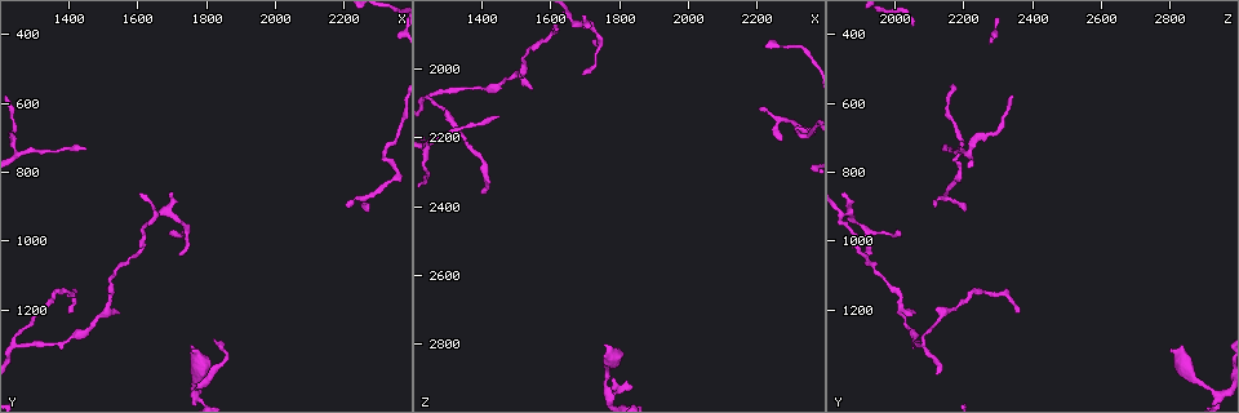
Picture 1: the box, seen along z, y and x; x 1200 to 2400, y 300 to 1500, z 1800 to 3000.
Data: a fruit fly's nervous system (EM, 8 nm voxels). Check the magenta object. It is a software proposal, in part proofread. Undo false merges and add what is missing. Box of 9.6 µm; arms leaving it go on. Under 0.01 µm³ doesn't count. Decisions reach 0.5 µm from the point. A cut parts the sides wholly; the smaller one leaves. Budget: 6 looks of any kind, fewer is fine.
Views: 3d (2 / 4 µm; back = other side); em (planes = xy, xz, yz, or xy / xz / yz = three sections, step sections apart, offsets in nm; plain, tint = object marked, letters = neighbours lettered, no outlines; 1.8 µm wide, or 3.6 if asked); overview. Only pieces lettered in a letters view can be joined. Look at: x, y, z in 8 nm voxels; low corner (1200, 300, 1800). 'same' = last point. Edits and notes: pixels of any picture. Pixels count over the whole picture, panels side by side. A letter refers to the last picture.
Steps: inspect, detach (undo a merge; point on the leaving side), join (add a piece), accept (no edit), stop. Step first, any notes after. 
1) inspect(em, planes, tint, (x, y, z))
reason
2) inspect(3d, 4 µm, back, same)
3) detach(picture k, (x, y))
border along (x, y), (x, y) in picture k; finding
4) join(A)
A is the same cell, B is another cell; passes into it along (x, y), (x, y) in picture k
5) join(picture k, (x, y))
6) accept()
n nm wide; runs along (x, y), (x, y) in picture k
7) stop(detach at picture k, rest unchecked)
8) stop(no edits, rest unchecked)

inspect(em, planes, letters, (1410, 1210, 2360))
end of a long branch

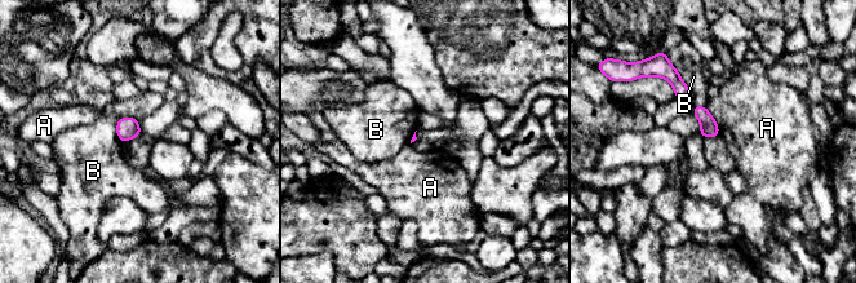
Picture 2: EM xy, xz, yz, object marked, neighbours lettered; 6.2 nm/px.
accept()
B touches over 280 nm; A and B are other cells; border along (704, 106), (715, 122), (719, 133) in picture 2; none of them fits

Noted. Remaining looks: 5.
inspect(em, xy, step 4, letters, (1450, 740, 2140))
branch stops here

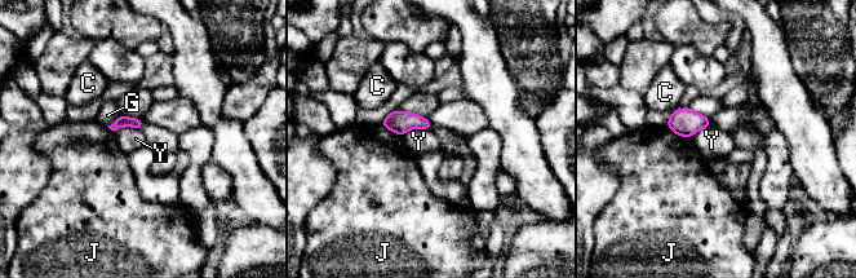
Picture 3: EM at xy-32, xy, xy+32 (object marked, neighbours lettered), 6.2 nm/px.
accept()
C, G, J and Y are other cells; none of them fits

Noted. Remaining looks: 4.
inspect(em, planes, letters, (2200, 900, 2110))
branch stops here

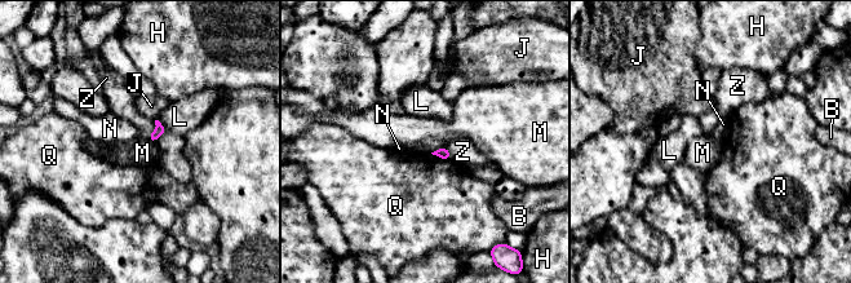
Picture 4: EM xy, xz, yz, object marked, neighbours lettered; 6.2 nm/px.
accept()
B, H, J, L, M, N, Q and Z are other cells; border along (444, 146), (431, 153) in picture 4; no lettered piece goes on from it

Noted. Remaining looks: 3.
stop(no edits, rest unchecked)

